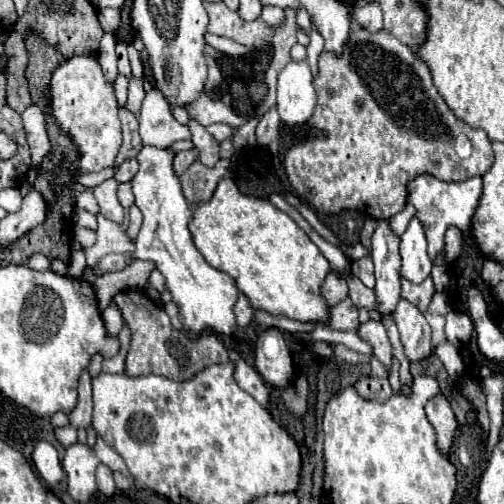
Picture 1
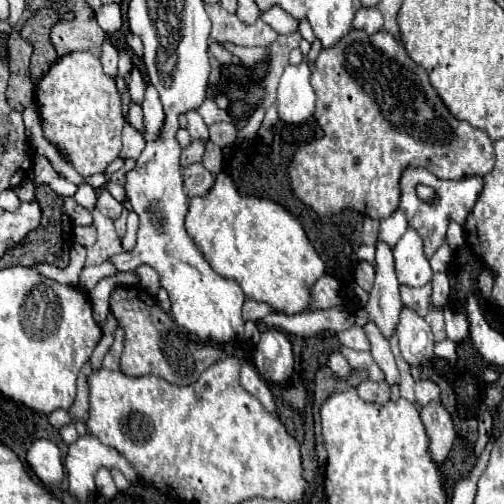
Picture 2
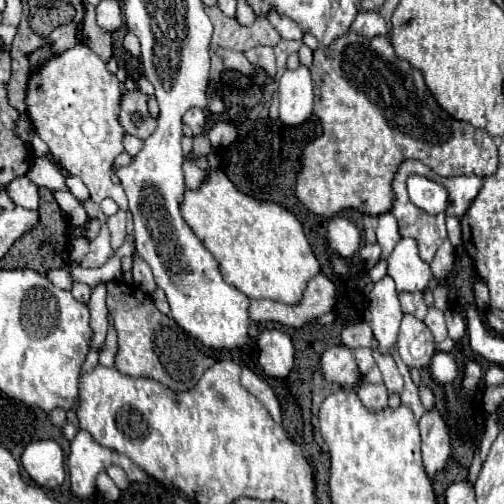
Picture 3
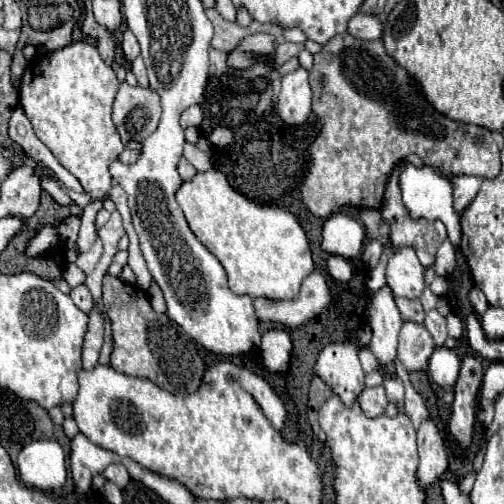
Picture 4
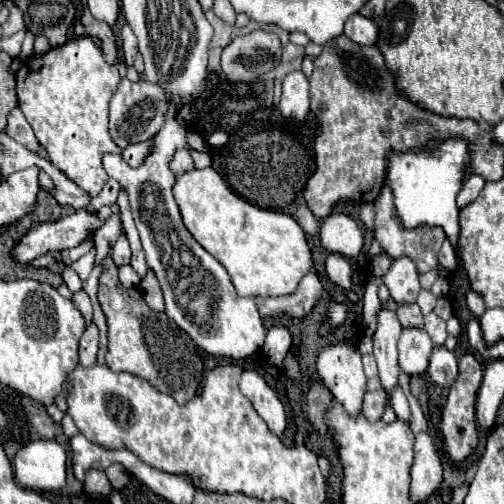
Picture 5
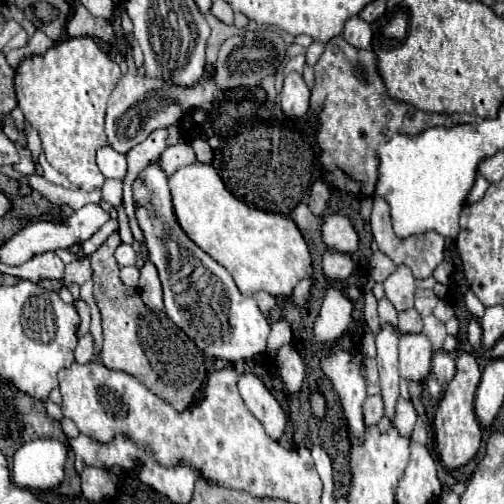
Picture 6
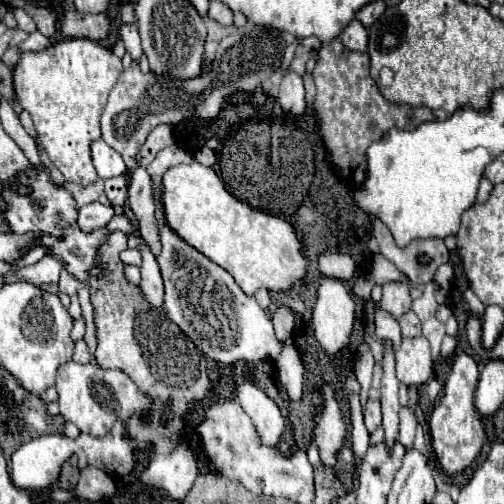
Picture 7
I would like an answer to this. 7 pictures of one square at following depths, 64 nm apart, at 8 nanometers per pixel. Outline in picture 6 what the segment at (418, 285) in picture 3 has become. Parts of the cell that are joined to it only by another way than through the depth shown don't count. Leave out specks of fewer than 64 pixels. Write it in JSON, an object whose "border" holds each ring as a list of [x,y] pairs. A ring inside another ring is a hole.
{"border":[[[404,264],[396,266],[396,270],[384,280],[386,298],[396,306],[398,312],[414,306],[414,292],[416,292],[416,278],[412,270]]]}

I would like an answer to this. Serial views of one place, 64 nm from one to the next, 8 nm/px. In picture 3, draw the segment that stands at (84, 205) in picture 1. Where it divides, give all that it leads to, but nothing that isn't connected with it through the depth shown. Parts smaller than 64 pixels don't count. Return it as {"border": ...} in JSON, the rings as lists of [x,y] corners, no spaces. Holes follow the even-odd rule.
{"border":[[[70,176],[70,178],[68,178],[68,186],[70,186],[70,192],[72,192],[80,202],[84,202],[84,200],[90,198],[90,192],[88,192],[86,184],[84,184],[80,178]]]}

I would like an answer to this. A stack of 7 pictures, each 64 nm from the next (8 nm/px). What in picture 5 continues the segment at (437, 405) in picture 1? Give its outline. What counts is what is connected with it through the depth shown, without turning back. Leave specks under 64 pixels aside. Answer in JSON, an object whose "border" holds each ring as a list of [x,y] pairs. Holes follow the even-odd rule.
{"border":[[[420,432],[414,444],[414,466],[412,466],[412,500],[422,502],[426,496],[440,490],[442,482],[442,460],[432,434]]]}

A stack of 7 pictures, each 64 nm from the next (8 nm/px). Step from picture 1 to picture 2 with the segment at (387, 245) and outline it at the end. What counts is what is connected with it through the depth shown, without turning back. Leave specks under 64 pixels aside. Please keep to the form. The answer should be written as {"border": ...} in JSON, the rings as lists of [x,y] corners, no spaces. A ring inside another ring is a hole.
{"border":[[[376,240],[374,262],[376,262],[376,282],[370,292],[366,310],[370,314],[370,320],[384,332],[386,338],[390,338],[398,324],[402,302],[400,302],[400,292],[398,292],[400,284],[396,278],[392,248],[384,240]]]}

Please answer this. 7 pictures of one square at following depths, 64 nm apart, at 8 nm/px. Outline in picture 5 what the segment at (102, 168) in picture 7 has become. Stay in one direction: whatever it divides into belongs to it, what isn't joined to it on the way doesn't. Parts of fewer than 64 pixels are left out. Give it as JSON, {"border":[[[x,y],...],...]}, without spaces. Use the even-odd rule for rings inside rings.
{"border":[[[168,102],[164,126],[156,136],[152,136],[152,152],[138,168],[128,166],[120,154],[104,156],[102,164],[106,174],[116,178],[128,192],[132,216],[146,254],[146,264],[156,274],[164,292],[166,316],[174,320],[208,354],[246,358],[262,348],[266,328],[258,314],[256,300],[240,298],[236,294],[226,268],[194,240],[182,222],[180,208],[172,196],[176,174],[168,166],[174,152],[186,146],[186,130],[176,122],[176,110],[176,104]]]}

